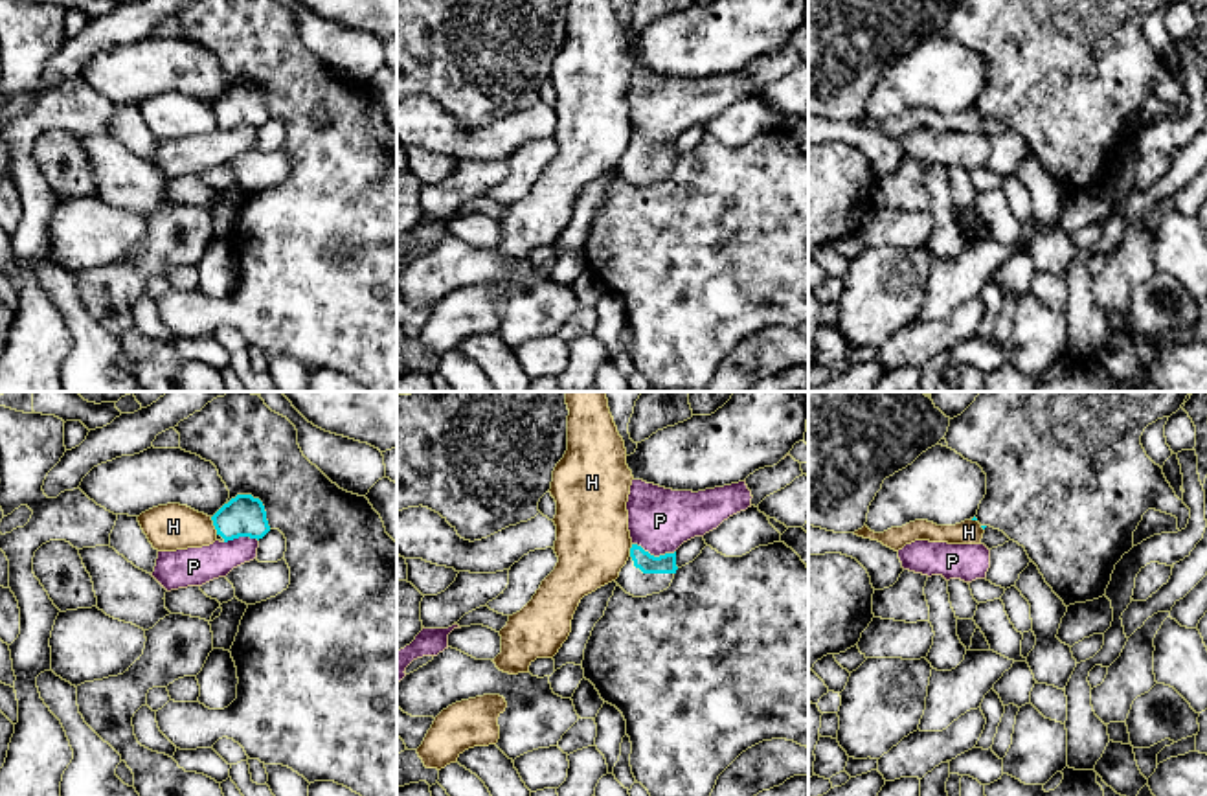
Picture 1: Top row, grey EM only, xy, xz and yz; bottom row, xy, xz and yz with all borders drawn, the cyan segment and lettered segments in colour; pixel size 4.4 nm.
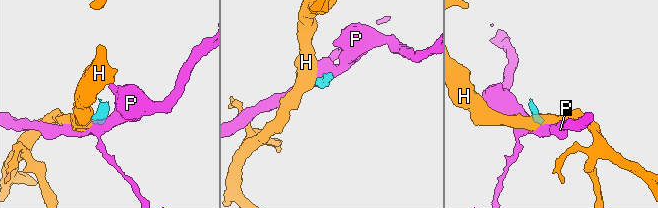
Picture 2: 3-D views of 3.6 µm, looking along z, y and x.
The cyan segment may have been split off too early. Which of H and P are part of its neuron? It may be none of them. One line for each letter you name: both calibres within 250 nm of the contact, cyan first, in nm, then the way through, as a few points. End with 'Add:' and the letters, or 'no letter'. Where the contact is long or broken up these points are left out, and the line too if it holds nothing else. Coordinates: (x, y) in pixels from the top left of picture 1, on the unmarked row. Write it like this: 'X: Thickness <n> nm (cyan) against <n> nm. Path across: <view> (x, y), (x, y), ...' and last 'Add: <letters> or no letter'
Add: no letter

